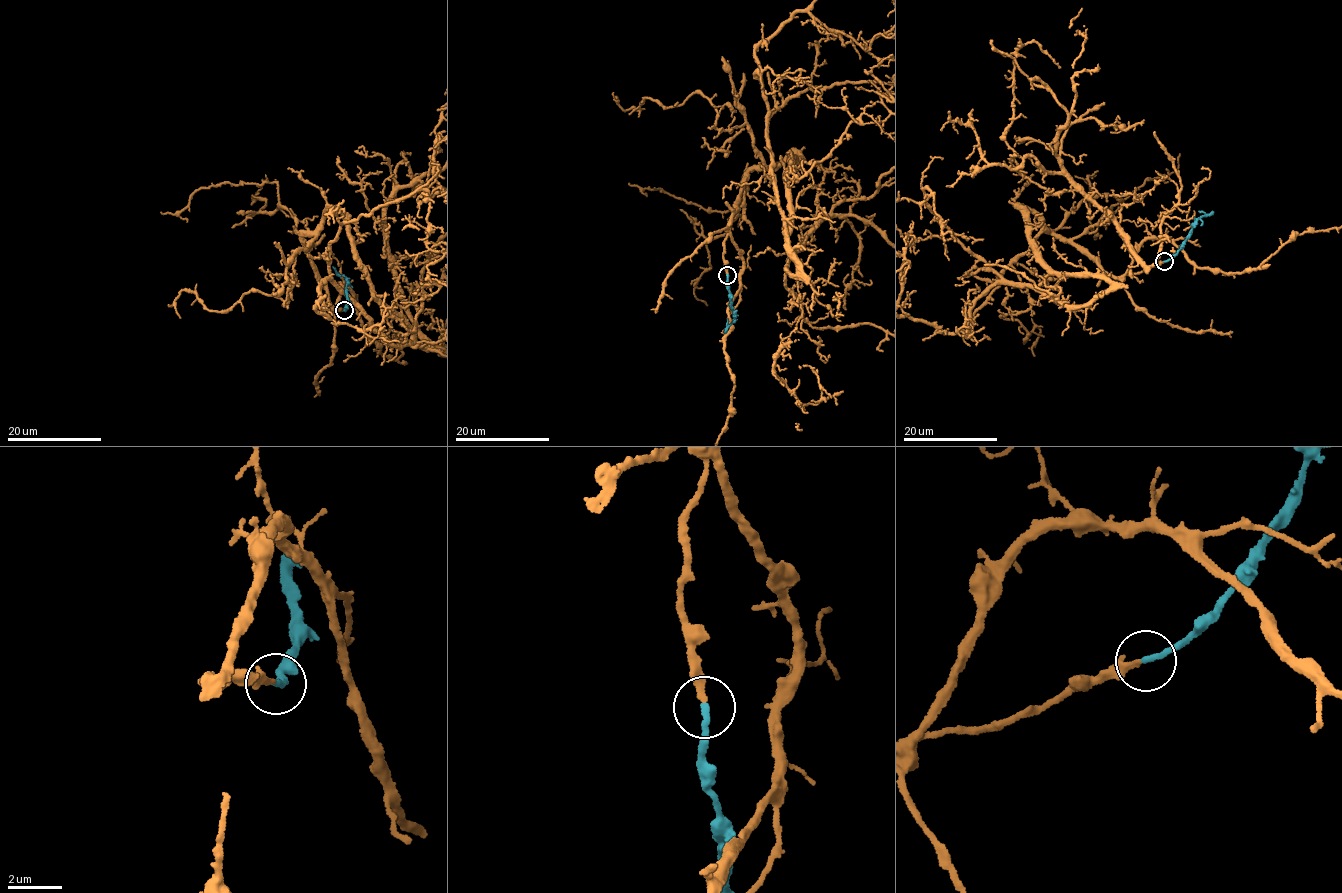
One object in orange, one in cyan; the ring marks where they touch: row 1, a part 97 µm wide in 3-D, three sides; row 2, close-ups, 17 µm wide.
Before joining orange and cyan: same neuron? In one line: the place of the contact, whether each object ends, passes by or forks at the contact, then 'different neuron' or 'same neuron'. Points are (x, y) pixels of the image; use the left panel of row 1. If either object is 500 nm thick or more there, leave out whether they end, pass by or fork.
at (344, 310); orange ends there; cyan ends there; same neuron

